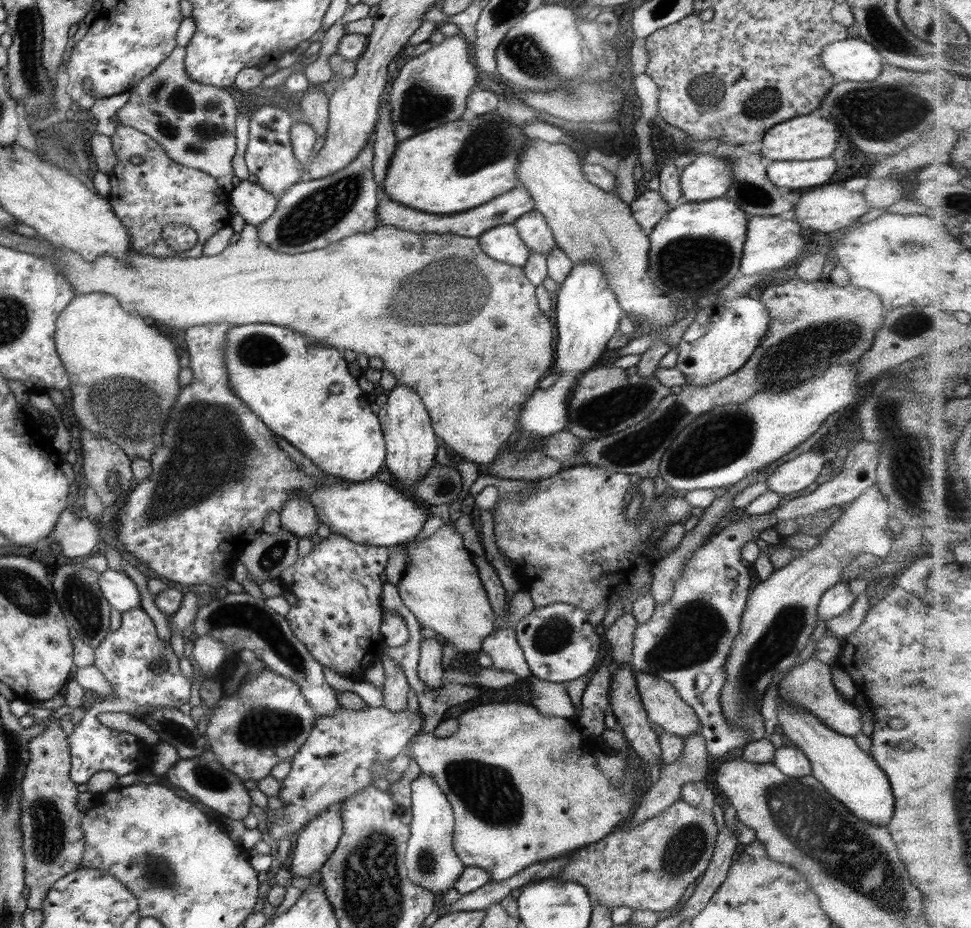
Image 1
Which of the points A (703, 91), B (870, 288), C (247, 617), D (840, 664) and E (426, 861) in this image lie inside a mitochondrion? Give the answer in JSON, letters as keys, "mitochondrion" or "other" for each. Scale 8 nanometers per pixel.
{"A":"mitochondrion","B":"other","C":"mitochondrion","D":"other","E":"mitochondrion"}

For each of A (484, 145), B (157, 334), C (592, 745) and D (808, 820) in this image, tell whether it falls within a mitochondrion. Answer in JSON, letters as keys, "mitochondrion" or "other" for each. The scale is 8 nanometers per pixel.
{"A":"mitochondrion","B":"other","C":"other","D":"mitochondrion"}

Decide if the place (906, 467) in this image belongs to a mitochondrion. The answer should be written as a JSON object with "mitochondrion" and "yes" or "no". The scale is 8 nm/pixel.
{"mitochondrion":"yes"}

